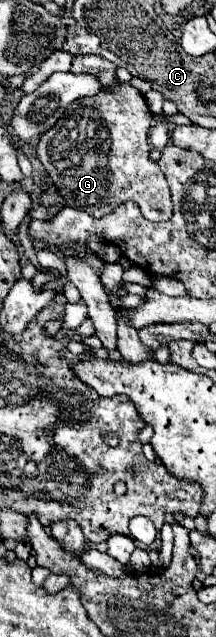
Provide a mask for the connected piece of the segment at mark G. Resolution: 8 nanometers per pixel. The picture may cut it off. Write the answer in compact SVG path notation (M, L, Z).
M76 56L72 72L94 74L98 76L98 82L110 90L76 100L54 128L40 136L36 154L58 188L58 194L64 198L66 206L84 210L94 218L102 218L122 202L134 200L146 219L154 222L170 220L172 202L168 182L158 164L148 158L152 112L146 98L130 82L118 82L116 66L102 56Z

